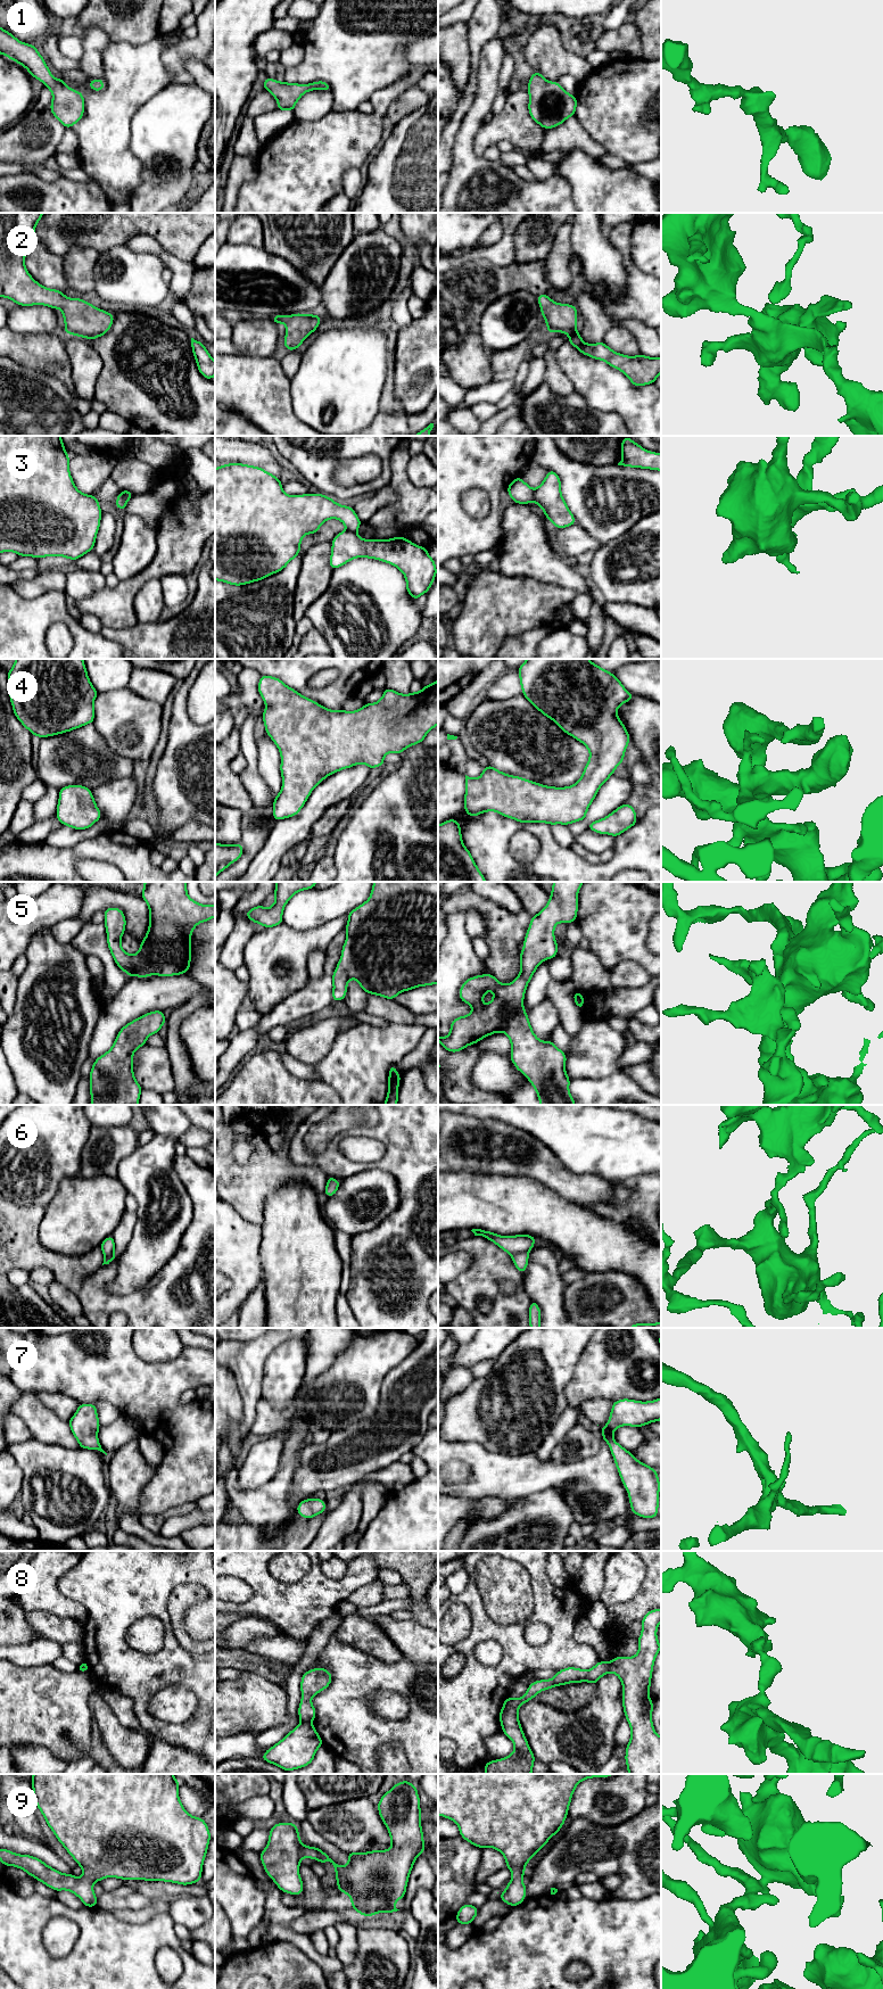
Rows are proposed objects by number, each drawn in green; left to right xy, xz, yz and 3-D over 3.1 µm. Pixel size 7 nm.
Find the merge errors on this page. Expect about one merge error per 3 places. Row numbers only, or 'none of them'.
3, 6, 8

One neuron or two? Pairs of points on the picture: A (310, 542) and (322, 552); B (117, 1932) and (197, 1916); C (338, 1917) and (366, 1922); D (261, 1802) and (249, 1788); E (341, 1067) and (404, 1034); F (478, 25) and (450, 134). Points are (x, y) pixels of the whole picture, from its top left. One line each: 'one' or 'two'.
A: two
B: two
C: one
D: two
E: one
F: one

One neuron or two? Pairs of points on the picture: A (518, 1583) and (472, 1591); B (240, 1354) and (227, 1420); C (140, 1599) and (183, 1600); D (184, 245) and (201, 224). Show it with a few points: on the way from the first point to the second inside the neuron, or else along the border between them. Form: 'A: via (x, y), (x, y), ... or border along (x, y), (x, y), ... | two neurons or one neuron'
A: border along (476, 1564), (476, 1584), (488, 1615) | two neurons
B: border along (227, 1367), (236, 1383), (241, 1406) | two neurons
C: border along (188, 1583), (178, 1585), (170, 1597), (171, 1626) | two neurons
D: via (186, 240), (197, 229) | one neuron

